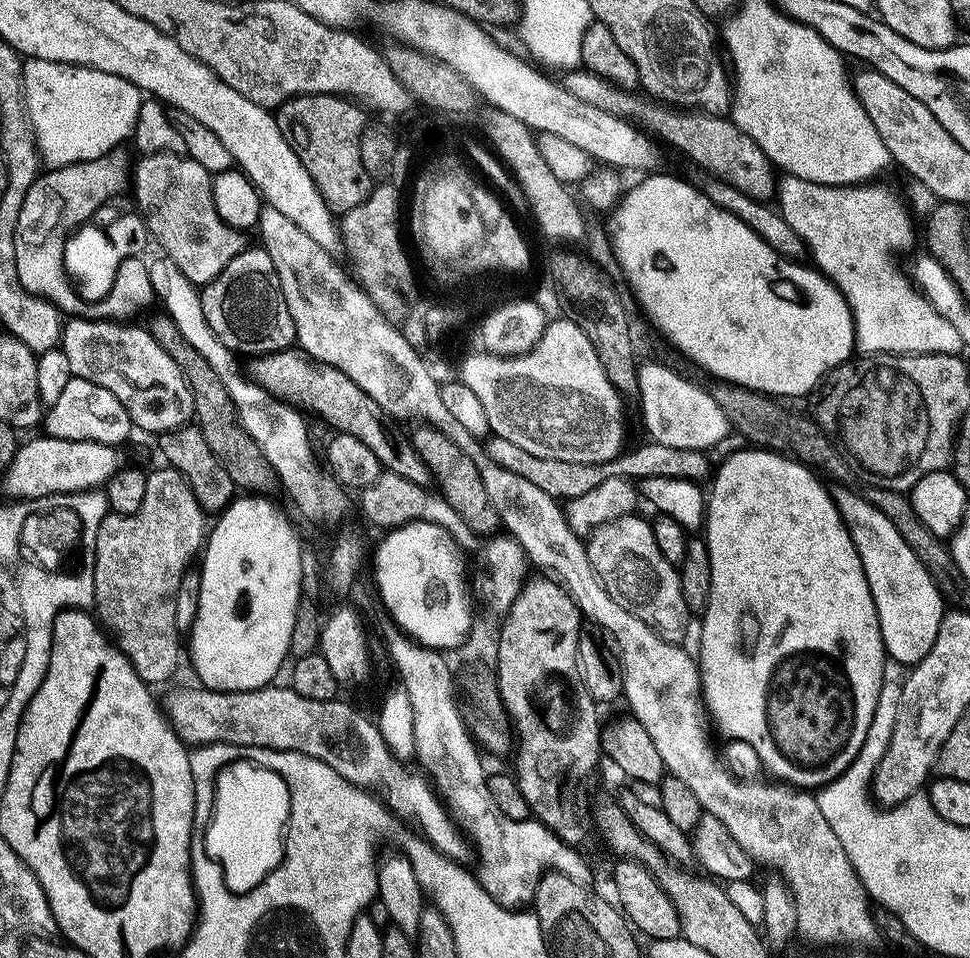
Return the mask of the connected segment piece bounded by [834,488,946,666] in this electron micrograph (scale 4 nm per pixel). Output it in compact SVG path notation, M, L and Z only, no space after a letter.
M846 488L835 489L834 499L836 509L840 511L840 517L844 519L846 530L858 550L858 558L862 558L862 566L866 570L866 578L870 582L870 590L874 594L874 606L878 610L878 622L882 630L882 642L884 643L885 653L892 656L900 664L915 666L921 664L934 650L934 642L938 642L938 630L942 630L942 622L946 615L946 601L944 595L940 593L940 587L934 582L934 578L918 562L918 554L906 546L906 538L898 534L898 526L882 514L863 495L859 496L856 492L850 492Z

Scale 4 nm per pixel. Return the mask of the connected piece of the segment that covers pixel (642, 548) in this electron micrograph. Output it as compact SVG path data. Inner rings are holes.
M633 514L621 520L615 520L605 528L596 529L586 544L588 560L594 566L598 578L606 586L610 598L614 598L618 606L630 610L630 614L634 614L634 618L641 625L644 623L648 628L657 628L665 636L665 641L683 641L680 639L683 636L685 639L690 628L690 613L686 606L686 598L682 598L680 573L677 565L666 562L665 555L658 548L658 538L654 538L652 524L649 521L639 520L638 517L639 515Z

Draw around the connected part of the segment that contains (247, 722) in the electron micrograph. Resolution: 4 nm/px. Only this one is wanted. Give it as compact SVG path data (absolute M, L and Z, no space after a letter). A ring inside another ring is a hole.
M203 686L195 687L186 689L181 694L180 701L173 706L172 712L170 711L170 723L185 745L193 749L207 748L214 744L229 744L239 748L269 748L275 752L300 752L303 756L326 762L338 774L342 774L346 782L377 794L386 803L389 812L409 820L420 831L417 833L433 848L437 848L447 860L464 862L468 852L470 856L469 841L452 819L448 805L440 799L440 793L436 791L431 779L423 771L415 767L408 768L412 766L399 760L388 749L388 743L380 733L379 723L372 721L371 724L358 709L343 704L343 699L314 702L310 698L302 698L302 694L298 694L291 686L269 686L253 692L210 692Z

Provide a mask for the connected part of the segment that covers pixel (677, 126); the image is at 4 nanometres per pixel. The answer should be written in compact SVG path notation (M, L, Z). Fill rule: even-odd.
M573 70L567 73L563 77L562 85L565 91L578 98L578 102L586 102L586 106L629 121L643 129L649 137L672 144L688 159L693 160L702 171L709 172L717 181L738 189L751 200L772 202L777 199L777 169L758 146L758 142L754 142L754 138L747 136L736 125L735 119L725 118L723 115L710 116L706 112L695 110L677 110L673 105L662 104L659 100L651 98L639 100L635 96L635 91L616 88L601 76L587 70Z

